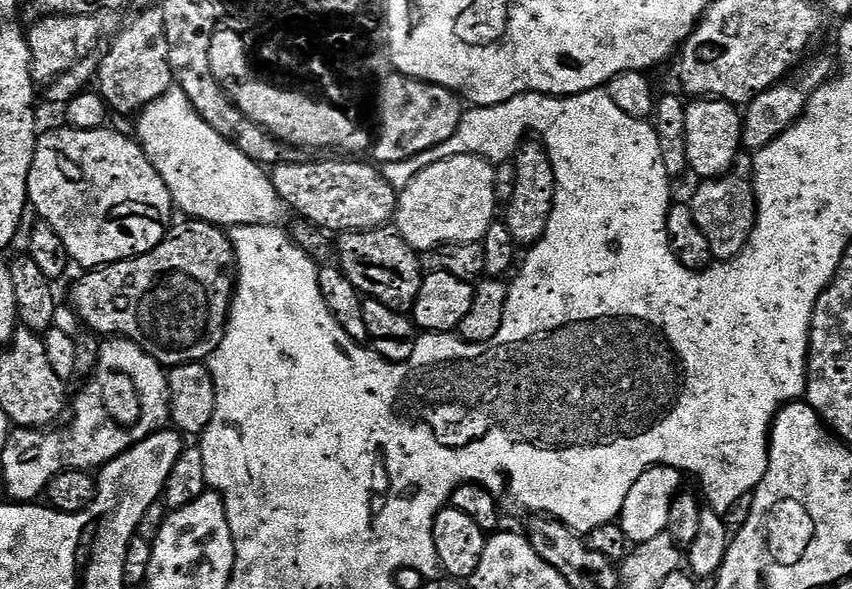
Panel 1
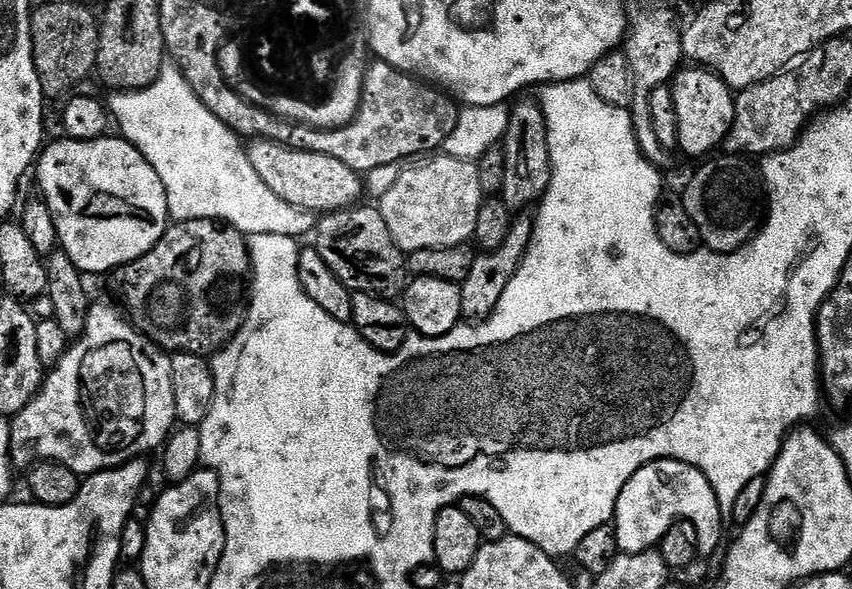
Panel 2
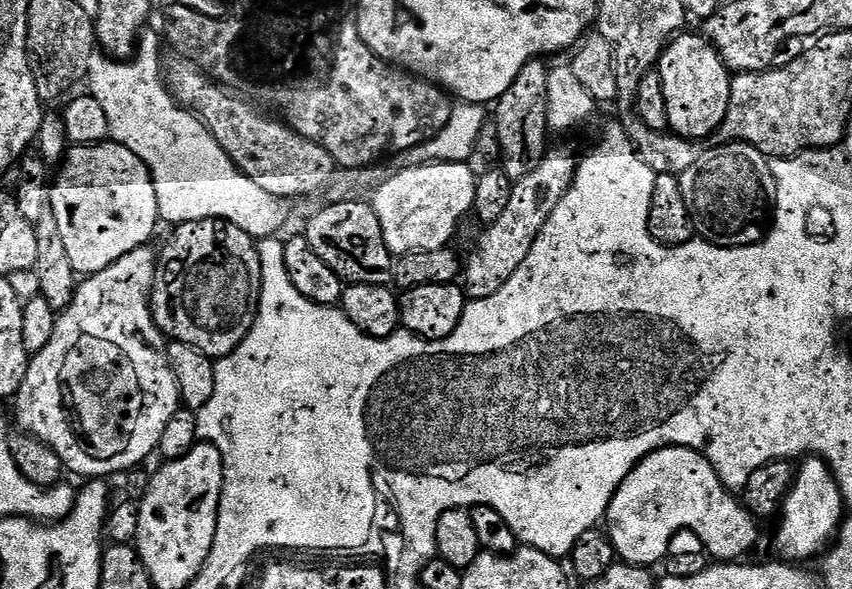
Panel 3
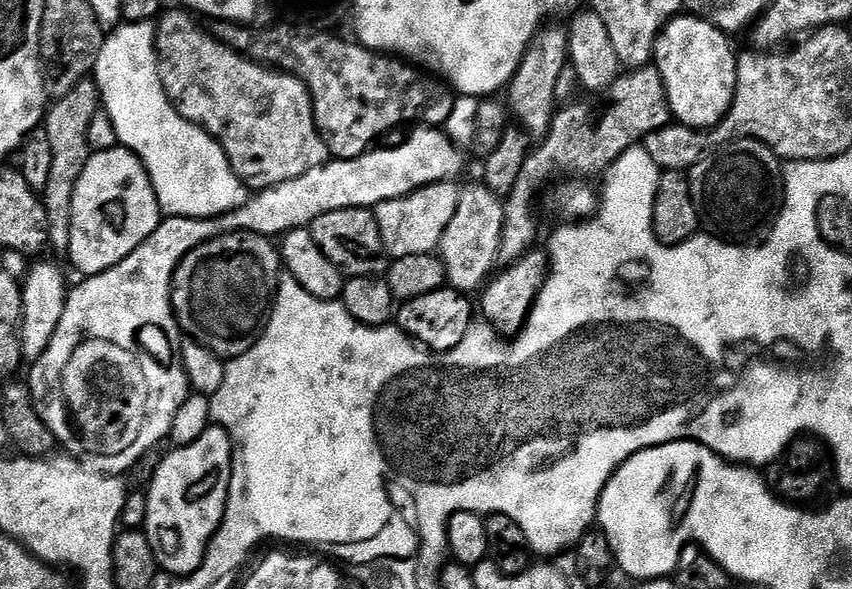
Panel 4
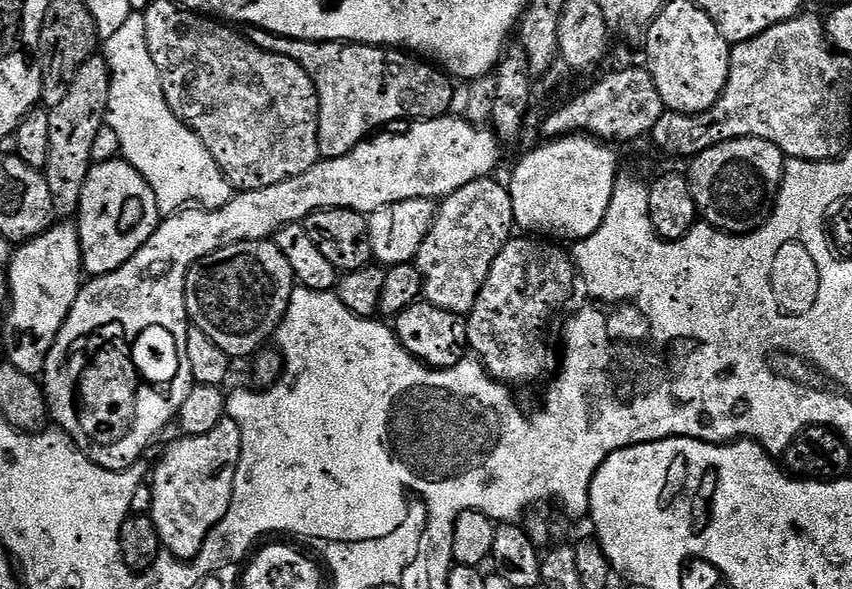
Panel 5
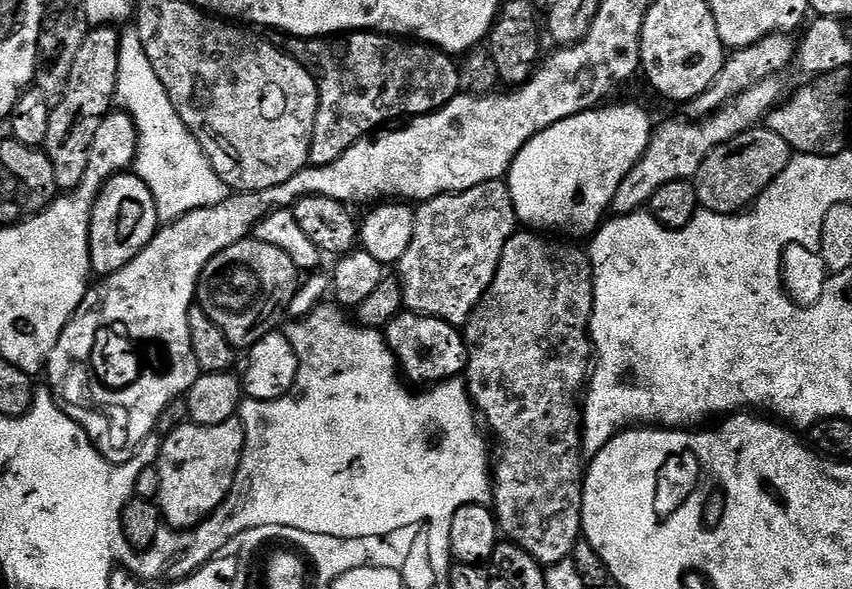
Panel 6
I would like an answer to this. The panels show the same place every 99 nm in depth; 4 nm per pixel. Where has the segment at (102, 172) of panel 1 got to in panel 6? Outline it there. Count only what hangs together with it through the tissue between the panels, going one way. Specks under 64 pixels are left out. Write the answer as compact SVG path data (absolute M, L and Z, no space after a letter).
M127 171L108 179L92 207L90 222L90 258L97 277L122 270L152 240L158 231L155 211L154 198L139 176Z

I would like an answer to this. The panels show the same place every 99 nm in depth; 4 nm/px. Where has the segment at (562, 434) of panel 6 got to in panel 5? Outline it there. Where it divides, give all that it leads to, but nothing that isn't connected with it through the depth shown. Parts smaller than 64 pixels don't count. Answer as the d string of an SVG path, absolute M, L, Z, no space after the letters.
M544 238L516 239L509 239L508 245L498 254L498 258L494 258L494 266L490 266L490 274L486 274L486 282L474 302L472 311L466 316L468 347L474 353L475 359L483 364L495 380L509 386L540 380L557 367L557 353L555 356L548 345L548 327L551 326L556 311L571 298L576 284L578 288L576 261L569 253L567 256L560 249L563 247L559 243L549 242Z

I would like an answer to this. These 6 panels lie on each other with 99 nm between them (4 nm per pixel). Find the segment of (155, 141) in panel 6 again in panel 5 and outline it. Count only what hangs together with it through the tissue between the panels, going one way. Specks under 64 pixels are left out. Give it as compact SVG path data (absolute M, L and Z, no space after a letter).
M132 14L127 18L118 32L106 41L106 48L108 70L112 74L106 124L118 134L120 156L130 166L134 166L134 170L138 170L138 174L146 178L150 190L154 190L161 217L167 218L189 206L211 209L226 206L226 202L230 202L234 195L232 183L224 177L210 150L206 150L202 141L170 110L166 94L162 90L158 66L154 66L154 58L150 58L150 46L146 46L146 22L143 15Z

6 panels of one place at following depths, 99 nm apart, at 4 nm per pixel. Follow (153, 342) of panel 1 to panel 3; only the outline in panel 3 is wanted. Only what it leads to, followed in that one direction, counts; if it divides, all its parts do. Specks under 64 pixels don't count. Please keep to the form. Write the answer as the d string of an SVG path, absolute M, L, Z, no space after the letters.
M191 220L188 224L179 225L173 232L176 233L173 234L172 241L169 242L168 249L165 250L164 256L162 252L162 267L159 269L156 277L156 287L153 288L150 297L152 314L156 317L156 324L162 329L169 341L196 348L202 354L213 358L228 356L248 337L256 321L256 315L260 313L260 299L262 298L262 290L264 289L264 278L262 272L262 258L260 257L257 241L249 232L242 230L236 224L232 224L228 220Z

